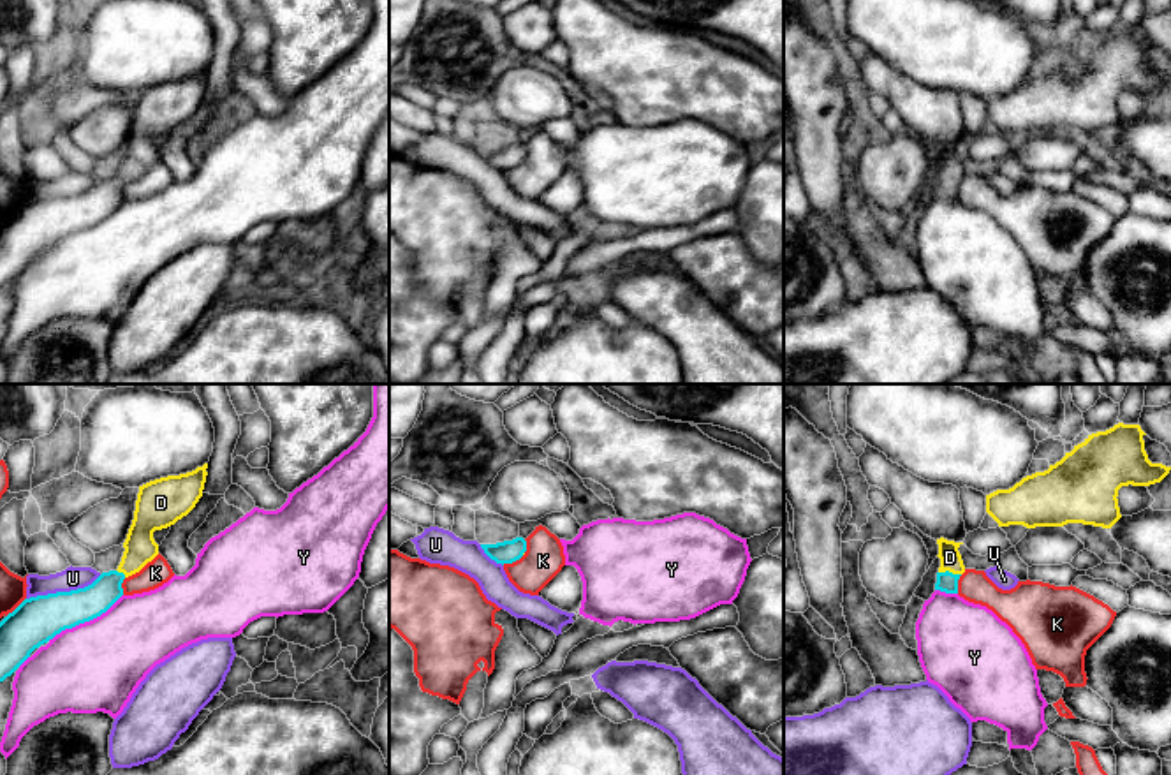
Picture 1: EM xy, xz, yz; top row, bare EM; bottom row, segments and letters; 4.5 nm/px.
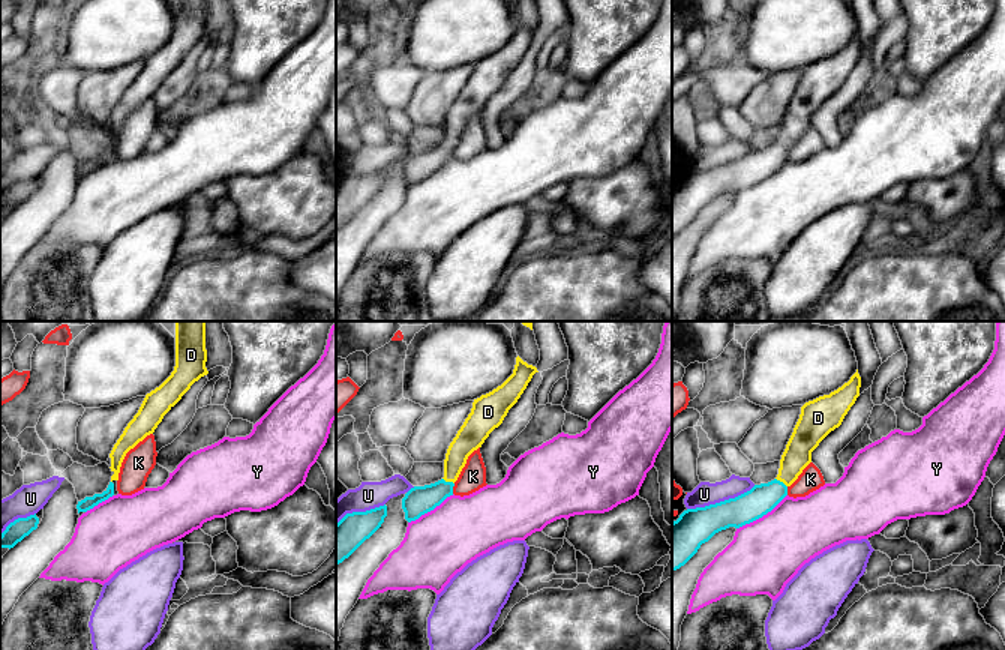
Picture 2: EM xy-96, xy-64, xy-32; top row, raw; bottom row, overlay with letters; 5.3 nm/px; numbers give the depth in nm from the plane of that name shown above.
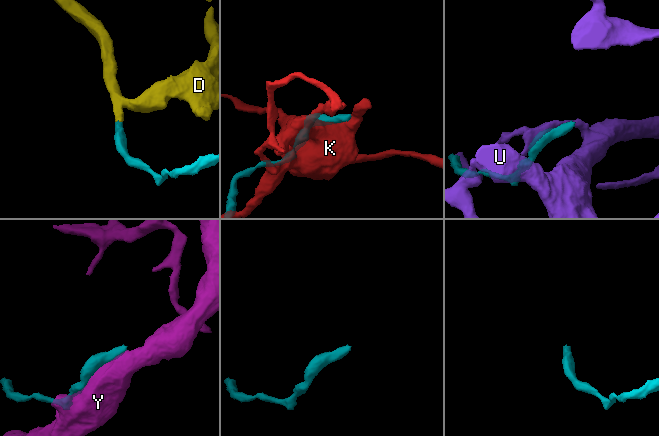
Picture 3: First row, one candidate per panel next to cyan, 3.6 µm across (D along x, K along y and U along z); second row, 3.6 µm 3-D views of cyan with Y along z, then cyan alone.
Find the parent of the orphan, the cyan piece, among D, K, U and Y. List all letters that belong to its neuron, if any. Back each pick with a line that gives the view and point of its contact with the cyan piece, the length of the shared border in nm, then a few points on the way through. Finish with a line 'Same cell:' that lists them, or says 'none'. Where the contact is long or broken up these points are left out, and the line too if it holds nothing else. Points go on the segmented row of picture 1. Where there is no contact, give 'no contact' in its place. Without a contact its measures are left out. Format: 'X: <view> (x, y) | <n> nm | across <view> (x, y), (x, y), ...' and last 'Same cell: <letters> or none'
D: yz (948, 571) | 110 nm | across yz (946, 582), (948, 571), (950, 557)
Same cell: D

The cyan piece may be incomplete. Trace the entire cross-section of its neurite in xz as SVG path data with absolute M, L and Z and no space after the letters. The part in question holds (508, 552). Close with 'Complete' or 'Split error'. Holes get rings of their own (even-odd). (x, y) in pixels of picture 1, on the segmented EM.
M516 537L512 541L504 541L497 544L481 544L484 553L495 560L497 564L512 564L523 557L527 551L527 541L523 537Z. Complete

